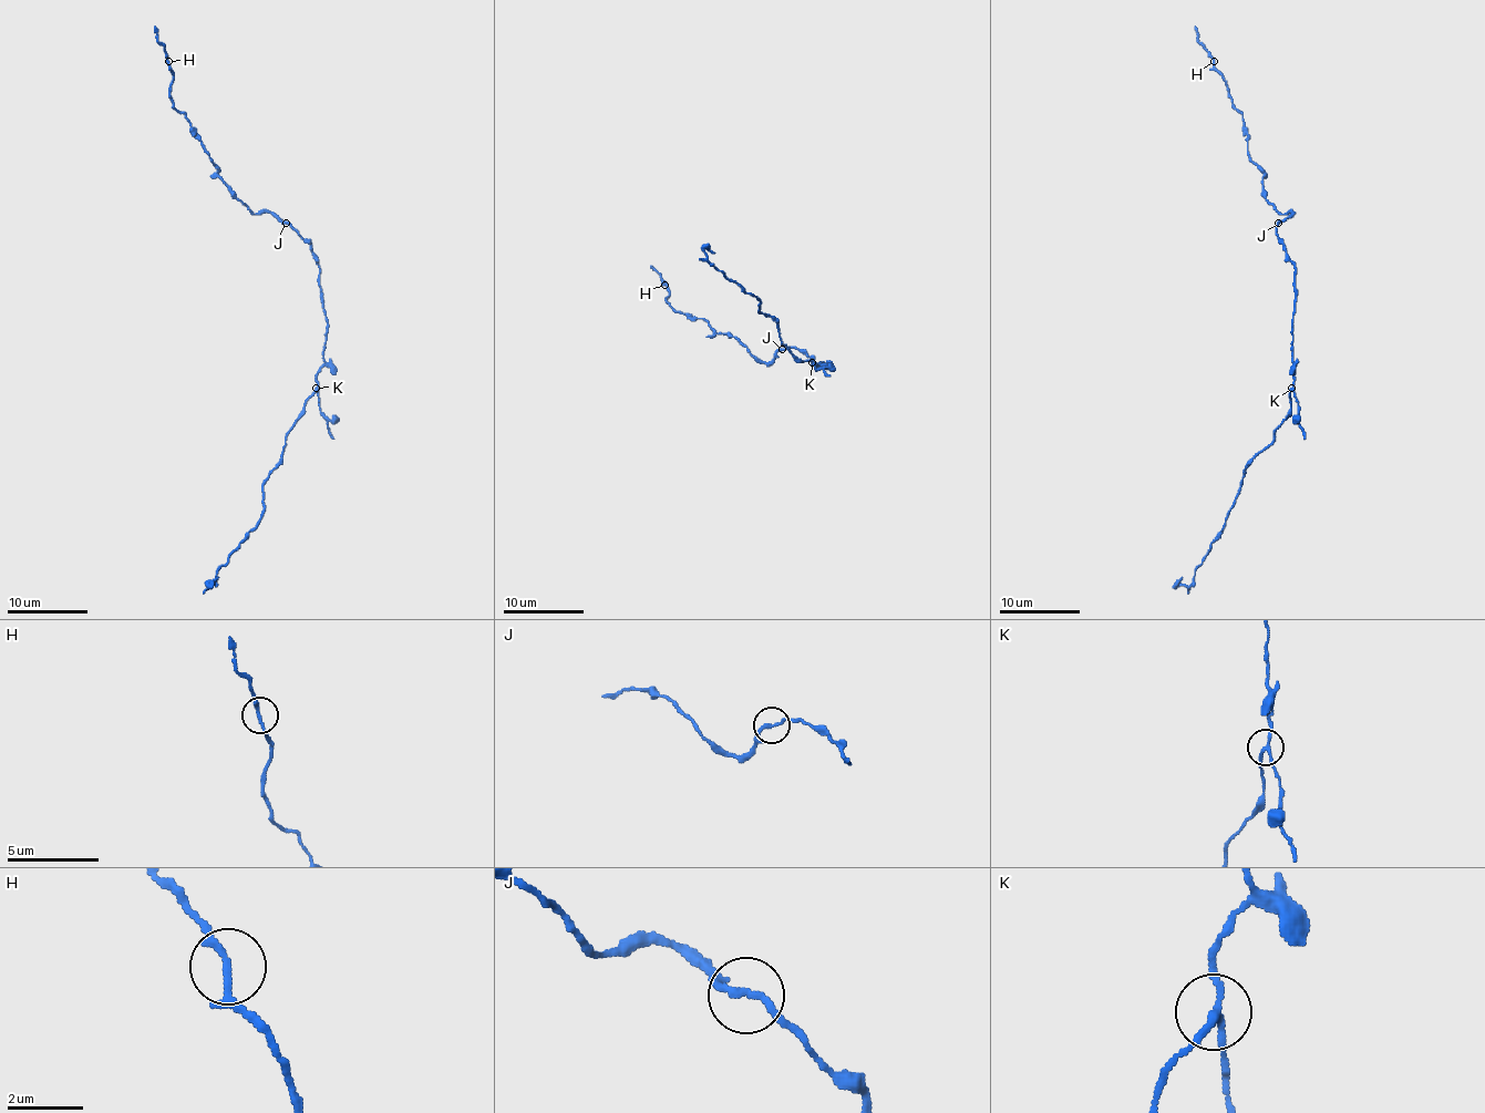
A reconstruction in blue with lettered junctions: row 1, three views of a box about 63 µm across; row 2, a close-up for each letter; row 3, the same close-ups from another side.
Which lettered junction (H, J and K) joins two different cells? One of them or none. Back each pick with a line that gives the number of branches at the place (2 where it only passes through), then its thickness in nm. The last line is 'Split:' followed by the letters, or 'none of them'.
K: Branches: 3. Thickness 160 nm
Split: K

